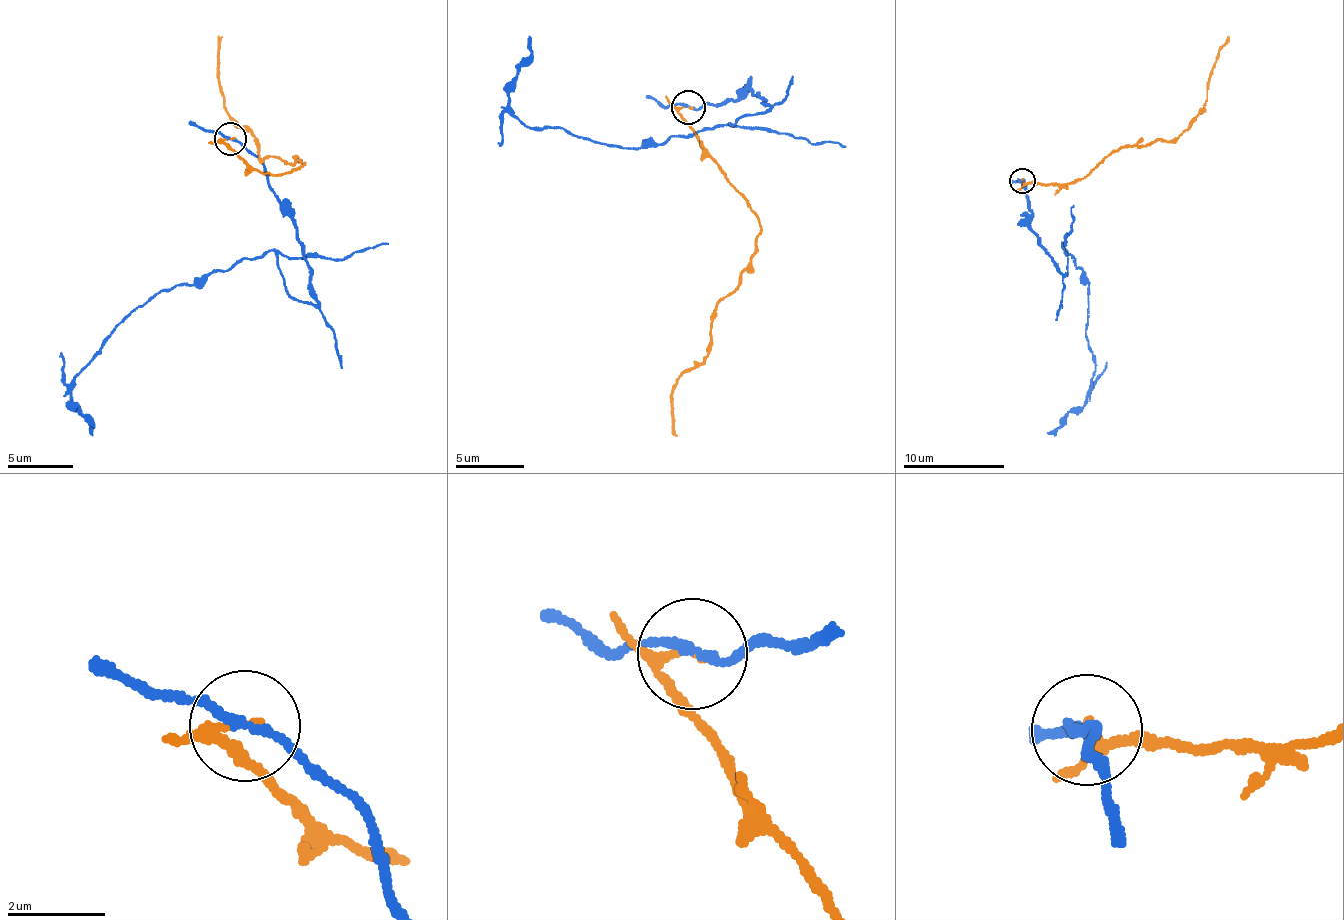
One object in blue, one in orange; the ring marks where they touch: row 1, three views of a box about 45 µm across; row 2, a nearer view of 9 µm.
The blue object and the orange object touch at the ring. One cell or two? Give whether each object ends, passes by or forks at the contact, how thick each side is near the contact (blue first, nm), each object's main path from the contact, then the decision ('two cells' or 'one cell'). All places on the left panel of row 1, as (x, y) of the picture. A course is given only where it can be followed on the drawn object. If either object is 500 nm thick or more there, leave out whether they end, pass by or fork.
blue passes by; orange passes by; calibres 180 and 140 nm; course blue (231, 140), (260, 159), (315, 305), (289, 294), (272, 252), (152, 294), (74, 378), (70, 403), (91, 429); course orange (231, 140), (221, 142), (263, 174), (280, 177), (304, 166), (258, 156), (259, 139), (224, 105), (222, 37); two cells

